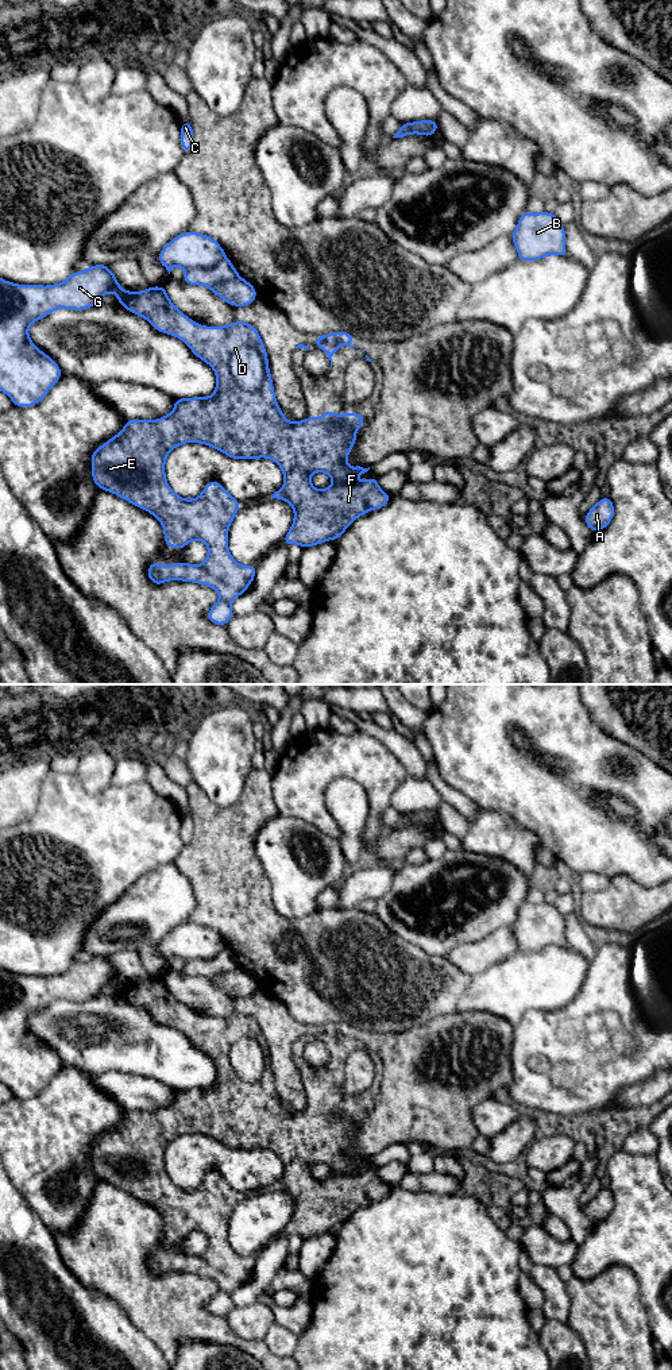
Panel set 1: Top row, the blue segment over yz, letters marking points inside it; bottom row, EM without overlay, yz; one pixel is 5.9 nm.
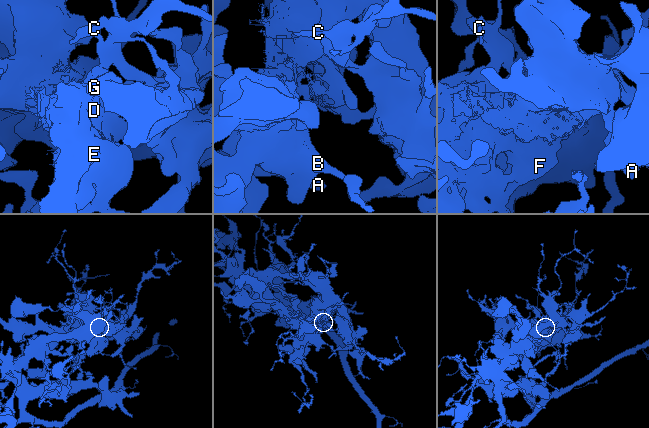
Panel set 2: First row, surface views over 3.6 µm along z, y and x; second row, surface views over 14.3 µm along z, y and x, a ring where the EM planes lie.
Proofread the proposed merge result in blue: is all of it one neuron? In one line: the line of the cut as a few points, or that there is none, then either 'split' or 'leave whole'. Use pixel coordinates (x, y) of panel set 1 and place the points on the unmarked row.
cut in yz along (340, 1023), (333, 1025), (321, 1037); split

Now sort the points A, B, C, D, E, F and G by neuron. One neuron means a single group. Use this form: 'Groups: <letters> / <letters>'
Groups: A B C G / D E F

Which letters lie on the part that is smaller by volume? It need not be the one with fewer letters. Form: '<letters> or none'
D, E, F

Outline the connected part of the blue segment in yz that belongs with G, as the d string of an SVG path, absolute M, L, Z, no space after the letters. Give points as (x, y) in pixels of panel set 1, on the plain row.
M92 956L88 961L73 962L63 973L43 976L19 976L0 969L0 1083L19 1099L39 1095L62 1068L61 1058L42 1043L28 1027L28 1018L58 999L84 1002L99 996L107 984L121 981L109 956Z

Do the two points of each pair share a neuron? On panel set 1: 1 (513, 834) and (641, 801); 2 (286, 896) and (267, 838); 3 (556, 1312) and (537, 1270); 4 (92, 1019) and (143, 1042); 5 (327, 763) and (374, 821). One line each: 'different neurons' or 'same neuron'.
1: different neurons
2: same neuron
3: same neuron
4: same neuron
5: same neuron

